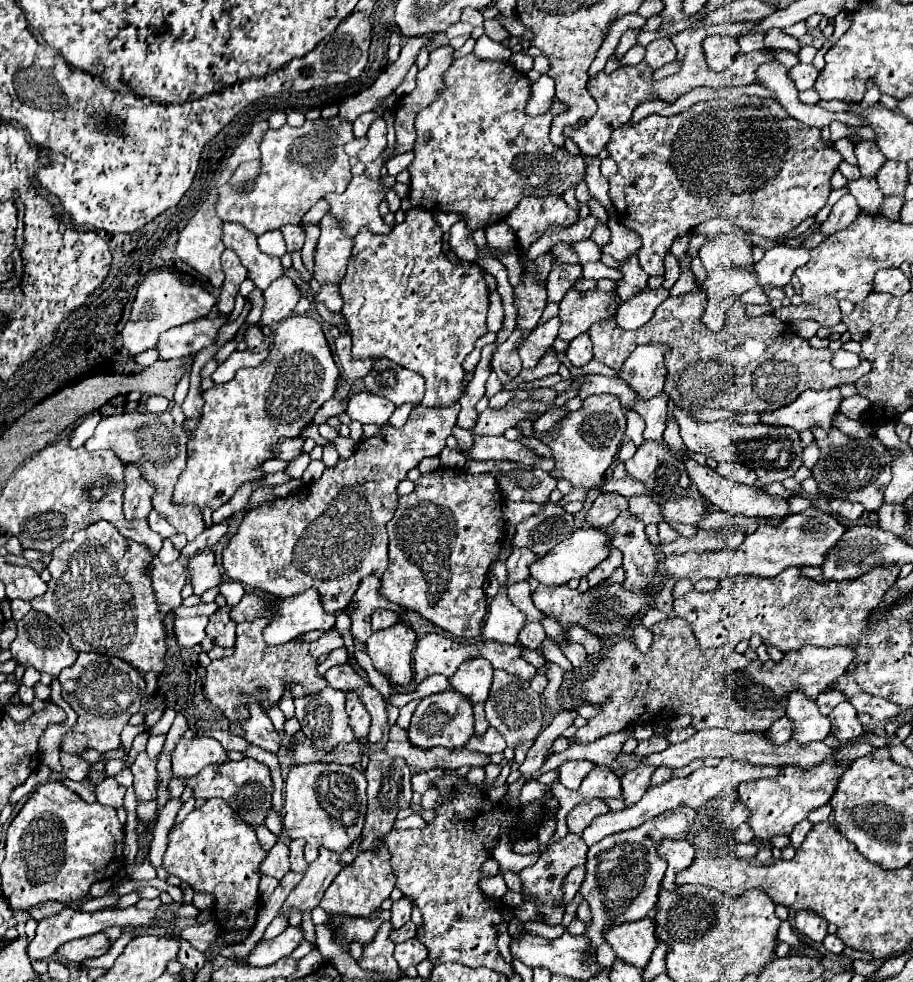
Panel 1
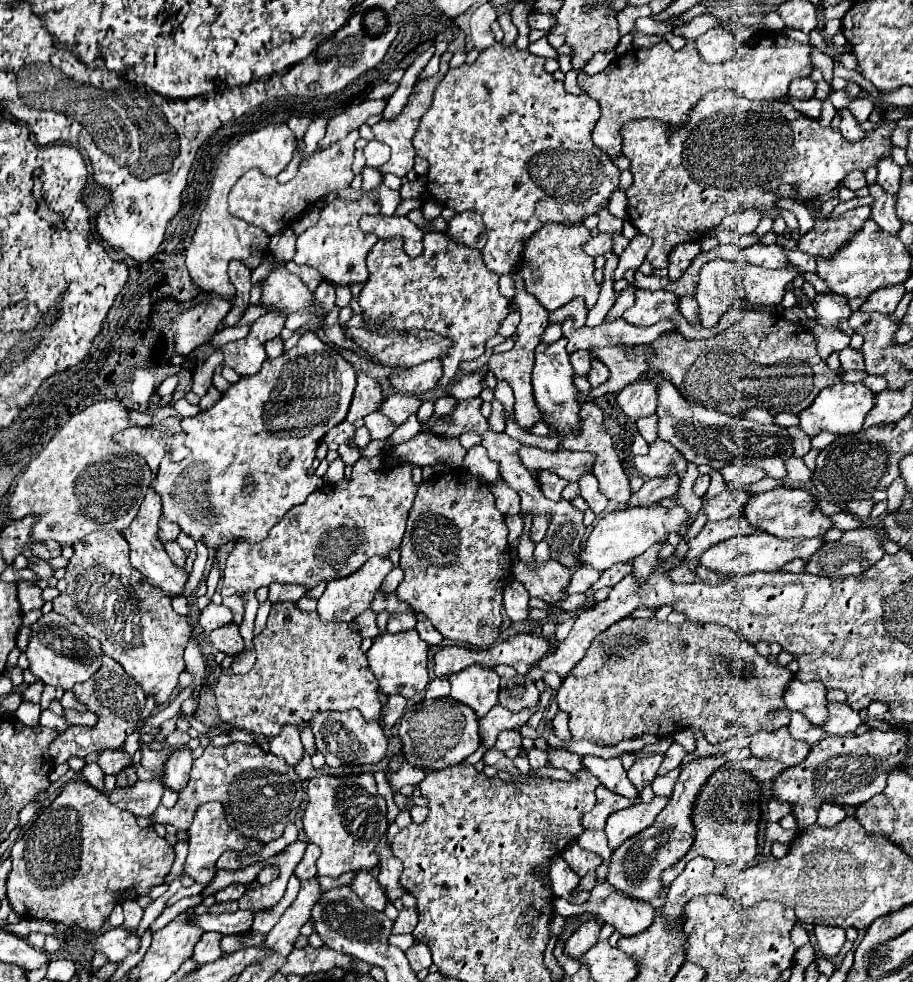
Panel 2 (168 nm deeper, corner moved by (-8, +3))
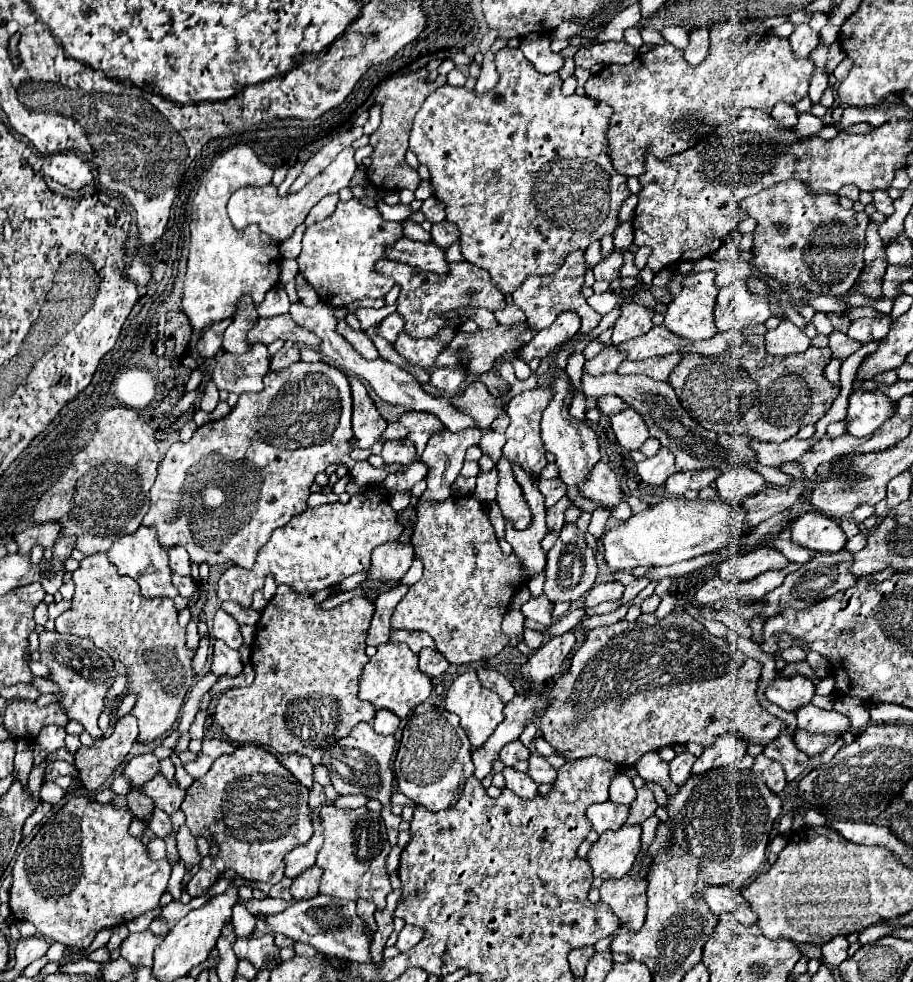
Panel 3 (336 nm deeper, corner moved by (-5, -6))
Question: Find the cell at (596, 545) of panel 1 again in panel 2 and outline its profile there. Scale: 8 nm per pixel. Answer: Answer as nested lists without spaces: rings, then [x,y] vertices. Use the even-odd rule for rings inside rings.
[[[634,506],[634,508],[614,510],[598,520],[586,546],[580,552],[580,560],[584,566],[594,566],[596,570],[604,572],[612,564],[632,562],[636,556],[644,554],[650,546],[658,542],[666,542],[670,532],[680,532],[682,528],[688,526],[688,522],[690,522],[690,516],[684,506],[674,506],[674,508]]]

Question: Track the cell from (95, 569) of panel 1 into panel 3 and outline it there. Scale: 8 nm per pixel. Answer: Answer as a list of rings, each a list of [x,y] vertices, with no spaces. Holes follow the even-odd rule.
[[[107,553],[87,555],[79,569],[73,571],[75,595],[71,609],[55,619],[59,633],[73,633],[93,639],[99,649],[105,649],[113,661],[121,661],[127,671],[127,691],[137,695],[133,715],[139,723],[139,739],[153,741],[165,737],[173,729],[185,693],[195,683],[191,671],[193,651],[185,647],[185,629],[177,623],[173,599],[145,599],[139,593],[137,581],[119,575]]]

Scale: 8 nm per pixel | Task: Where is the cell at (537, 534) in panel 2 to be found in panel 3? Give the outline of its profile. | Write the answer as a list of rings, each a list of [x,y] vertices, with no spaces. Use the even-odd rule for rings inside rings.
[[[569,497],[561,499],[559,503],[555,503],[555,507],[547,509],[547,533],[551,533],[551,531],[561,531],[563,523],[565,523],[563,513],[565,513],[567,507],[569,507]]]

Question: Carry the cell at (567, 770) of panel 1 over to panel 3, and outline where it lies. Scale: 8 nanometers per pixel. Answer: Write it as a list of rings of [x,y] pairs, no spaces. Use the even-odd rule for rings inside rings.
[[[531,755],[529,757],[529,771],[527,773],[535,783],[553,783],[557,779],[555,769],[541,755]]]

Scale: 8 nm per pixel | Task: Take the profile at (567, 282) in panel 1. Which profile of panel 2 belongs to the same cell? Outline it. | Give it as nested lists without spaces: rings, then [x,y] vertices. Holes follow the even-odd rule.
[[[574,298],[566,306],[562,306],[556,312],[550,314],[550,324],[562,324],[564,320],[572,318],[574,320],[574,328],[580,328],[586,322],[586,314],[588,314],[588,310],[584,306],[584,300],[582,298]]]

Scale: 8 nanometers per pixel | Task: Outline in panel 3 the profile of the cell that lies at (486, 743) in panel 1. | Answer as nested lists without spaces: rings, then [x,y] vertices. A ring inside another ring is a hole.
[[[511,741],[511,743],[507,743],[503,749],[501,749],[501,753],[499,753],[499,759],[505,763],[505,765],[515,765],[517,761],[521,761],[521,759],[529,759],[529,749],[521,743],[521,741]]]

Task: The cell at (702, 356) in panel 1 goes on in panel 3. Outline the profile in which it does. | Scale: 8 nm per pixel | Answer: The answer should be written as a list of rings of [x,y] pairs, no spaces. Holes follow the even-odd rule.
[[[751,335],[745,343],[731,345],[721,355],[705,357],[683,353],[683,359],[669,375],[669,385],[675,389],[681,405],[689,411],[697,423],[705,429],[731,435],[749,435],[759,441],[783,443],[785,439],[797,435],[801,425],[817,423],[839,395],[839,387],[825,379],[823,367],[831,355],[829,347],[809,347],[805,353],[795,353],[787,357],[775,357],[765,351],[765,337]]]

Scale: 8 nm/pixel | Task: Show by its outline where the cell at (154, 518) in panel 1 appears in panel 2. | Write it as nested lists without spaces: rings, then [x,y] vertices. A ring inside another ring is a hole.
[[[164,518],[160,520],[160,530],[158,530],[158,538],[162,542],[168,542],[168,540],[176,540],[180,534],[180,526],[172,524],[172,522],[166,522]]]

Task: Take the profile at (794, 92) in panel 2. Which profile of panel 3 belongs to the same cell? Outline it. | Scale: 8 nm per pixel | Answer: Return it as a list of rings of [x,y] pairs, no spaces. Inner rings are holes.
[[[777,103],[771,111],[771,115],[779,121],[779,127],[791,127],[797,123],[799,119],[799,113],[793,105],[787,105],[787,103]]]

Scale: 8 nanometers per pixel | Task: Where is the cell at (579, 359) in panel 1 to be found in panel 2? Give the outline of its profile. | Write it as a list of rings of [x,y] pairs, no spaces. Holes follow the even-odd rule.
[[[594,362],[594,368],[590,370],[590,376],[588,376],[588,382],[590,382],[590,386],[592,388],[596,388],[596,386],[600,386],[600,384],[604,384],[608,380],[608,368],[602,364],[602,362]]]

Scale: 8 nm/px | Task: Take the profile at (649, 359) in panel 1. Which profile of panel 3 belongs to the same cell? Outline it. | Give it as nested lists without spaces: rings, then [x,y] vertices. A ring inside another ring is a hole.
[[[627,407],[625,411],[611,415],[611,427],[619,445],[629,451],[639,449],[643,441],[649,437],[645,421],[641,419],[641,415],[637,415],[637,411],[633,411],[633,407]]]

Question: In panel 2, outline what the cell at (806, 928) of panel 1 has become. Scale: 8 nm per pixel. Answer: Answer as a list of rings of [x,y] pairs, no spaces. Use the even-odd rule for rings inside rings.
[[[816,926],[814,928],[818,950],[824,958],[834,958],[838,956],[842,944],[844,944],[844,930],[842,928],[832,928],[832,926]]]

